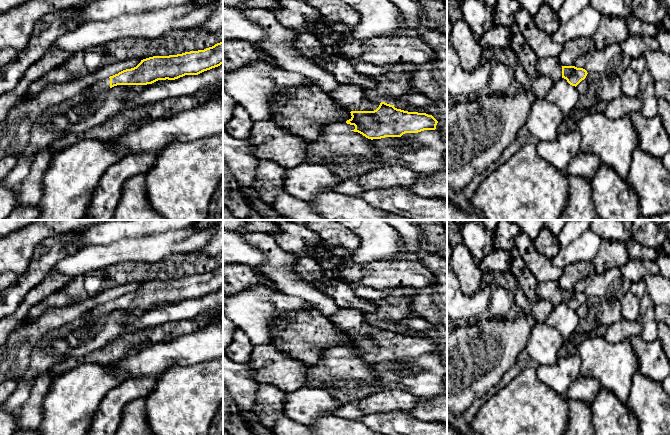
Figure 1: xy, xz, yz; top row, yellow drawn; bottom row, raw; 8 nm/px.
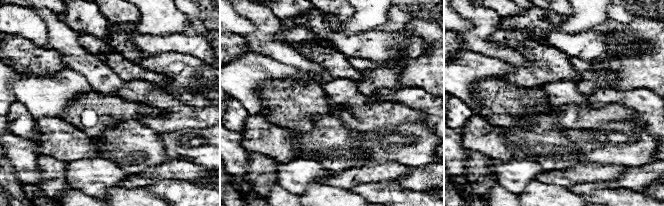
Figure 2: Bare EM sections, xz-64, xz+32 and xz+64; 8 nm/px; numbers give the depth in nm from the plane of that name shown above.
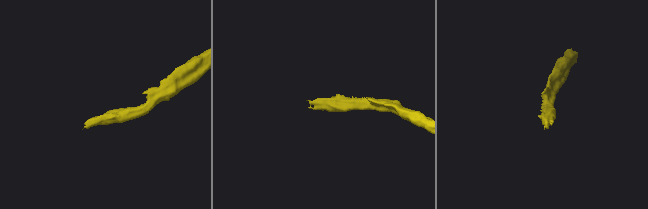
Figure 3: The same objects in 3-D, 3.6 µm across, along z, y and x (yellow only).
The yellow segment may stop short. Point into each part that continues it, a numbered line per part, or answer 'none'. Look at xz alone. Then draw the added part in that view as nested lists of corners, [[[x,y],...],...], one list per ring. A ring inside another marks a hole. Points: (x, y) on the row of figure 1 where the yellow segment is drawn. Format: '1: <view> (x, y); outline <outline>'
1: xz (350, 97); outline [[[341,85],[329,96],[338,107],[348,111],[374,111],[380,103],[369,100],[366,90],[358,85]]]

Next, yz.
1: yz (549, 66); outline [[[556,57],[539,58],[536,69],[539,75],[550,77],[552,82],[562,78],[562,65]]]

